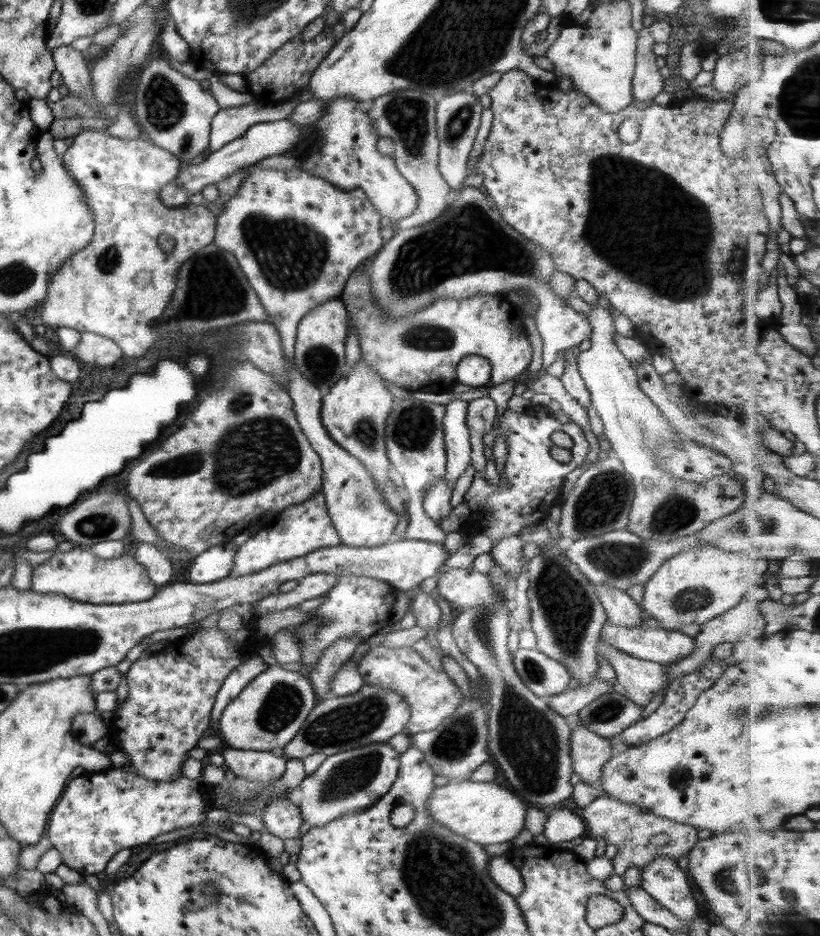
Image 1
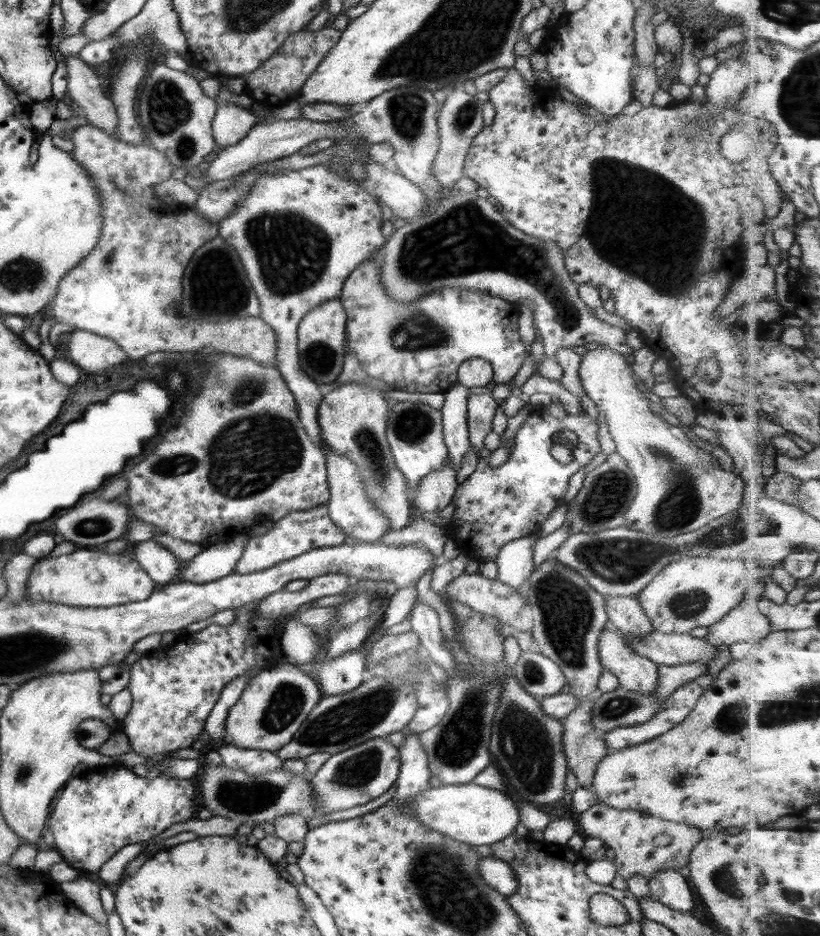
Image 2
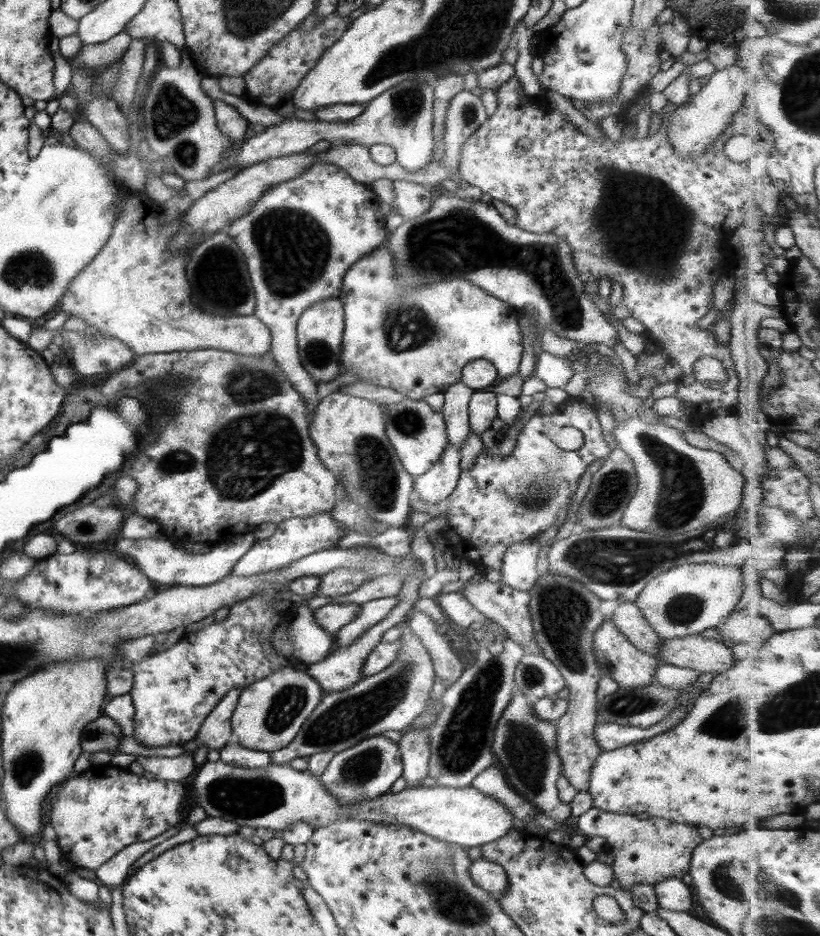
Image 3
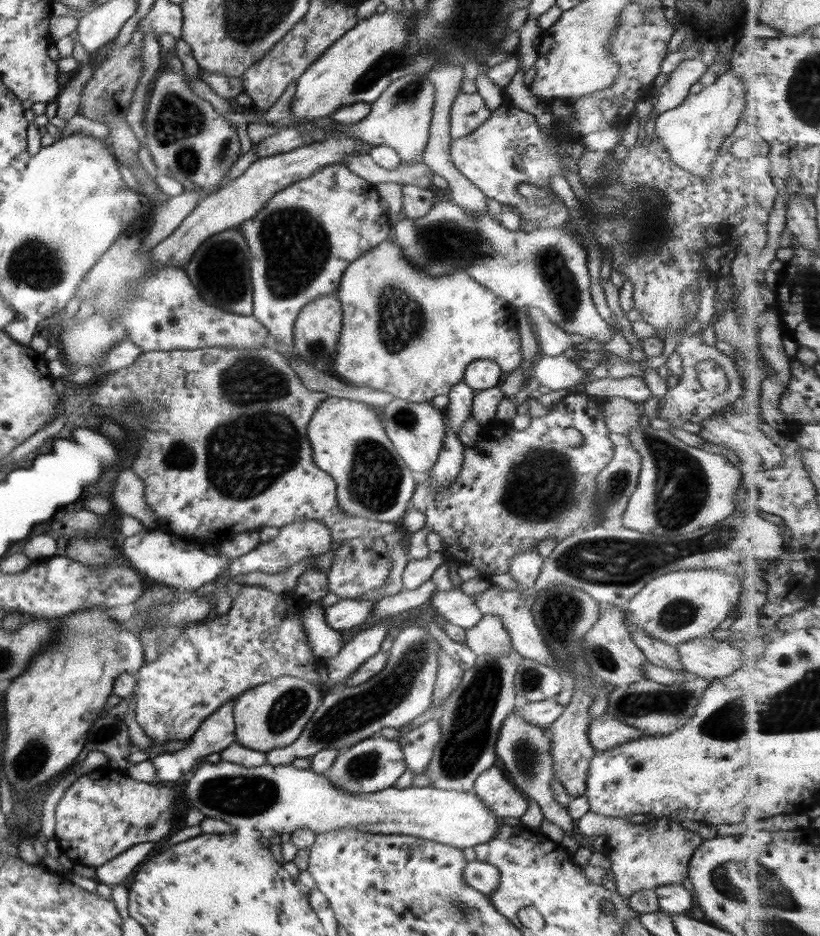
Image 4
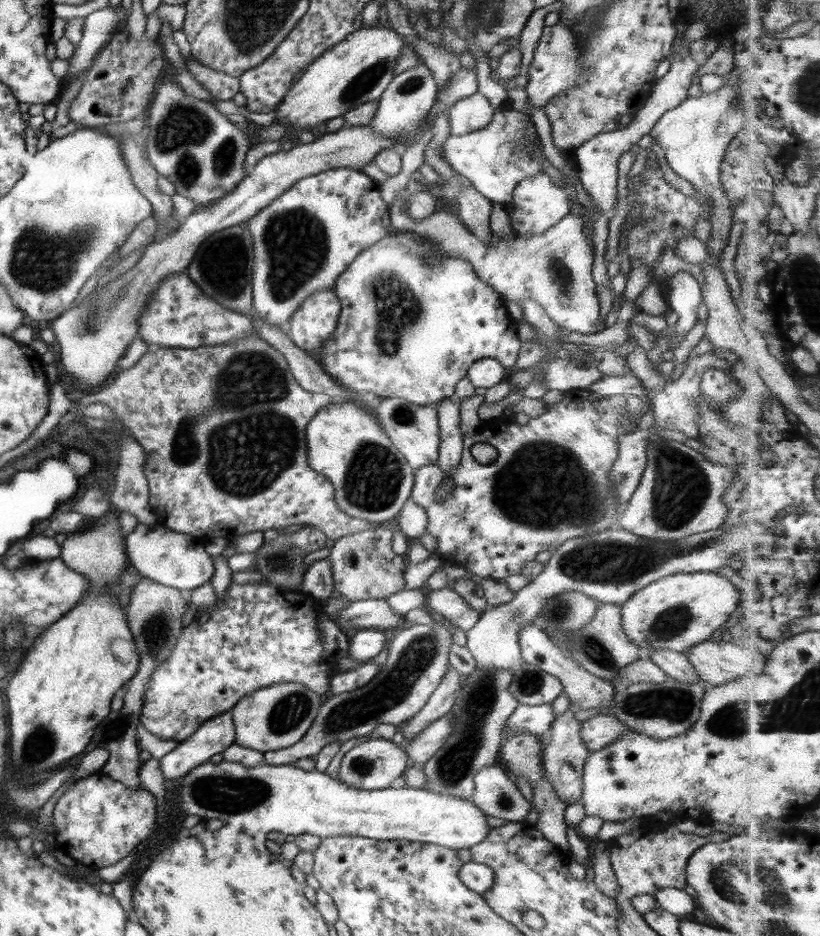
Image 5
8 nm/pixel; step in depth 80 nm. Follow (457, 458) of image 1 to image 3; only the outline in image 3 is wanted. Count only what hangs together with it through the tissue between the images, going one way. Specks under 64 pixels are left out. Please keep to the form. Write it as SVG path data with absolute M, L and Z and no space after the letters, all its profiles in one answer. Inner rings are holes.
M460 380L451 384L444 392L445 401L441 413L446 425L447 439L458 448L471 431L469 402L473 391Z

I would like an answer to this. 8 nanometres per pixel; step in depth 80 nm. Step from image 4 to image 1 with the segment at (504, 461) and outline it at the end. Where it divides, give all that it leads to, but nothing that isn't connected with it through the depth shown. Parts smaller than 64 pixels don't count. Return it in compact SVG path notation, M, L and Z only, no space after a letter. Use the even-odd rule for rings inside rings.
M507 408L499 424L503 428L500 432L508 432L511 444L503 469L507 484L489 484L484 478L484 472L475 473L463 498L463 502L466 502L470 509L464 531L471 538L484 535L494 540L494 545L504 538L518 537L525 526L545 519L548 510L562 499L565 477L584 464L590 452L590 444L580 426L574 421L562 423L553 416L548 416L546 412L536 410L534 416L530 416L525 412L512 412ZM557 430L566 432L573 440L573 446L570 448L572 459L569 463L557 462L550 455L550 448L553 446L550 435Z

